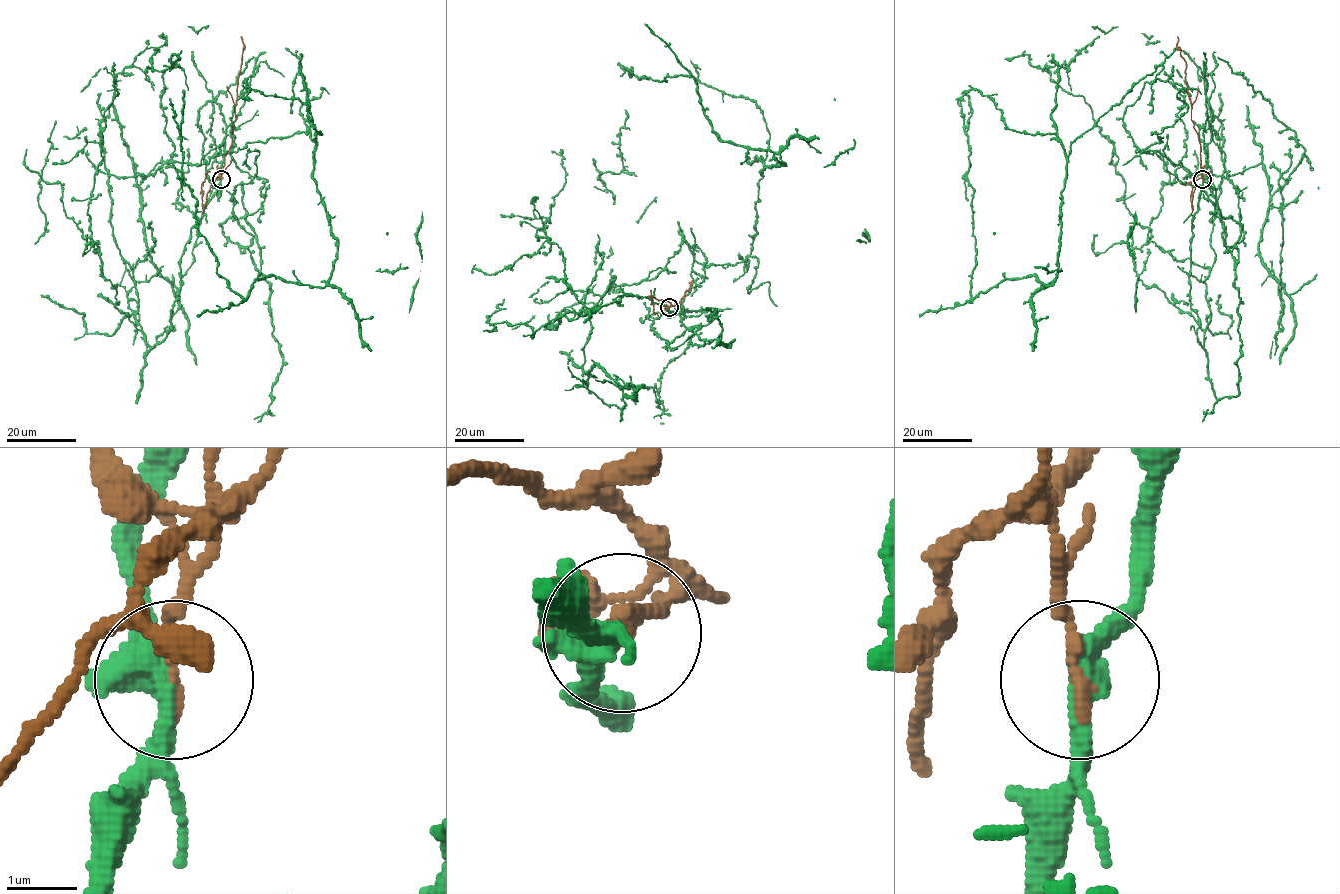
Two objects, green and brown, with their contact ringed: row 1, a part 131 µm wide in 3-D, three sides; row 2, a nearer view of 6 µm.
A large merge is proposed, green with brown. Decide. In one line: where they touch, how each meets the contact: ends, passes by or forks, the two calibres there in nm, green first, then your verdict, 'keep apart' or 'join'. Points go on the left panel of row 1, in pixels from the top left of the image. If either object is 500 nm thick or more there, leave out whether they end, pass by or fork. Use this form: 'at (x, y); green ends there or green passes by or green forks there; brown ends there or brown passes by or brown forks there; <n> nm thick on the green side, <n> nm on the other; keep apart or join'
at (221, 179); green forks there; brown ends there; 300 nm thick on the green side, 240 nm on the other; keep apart

